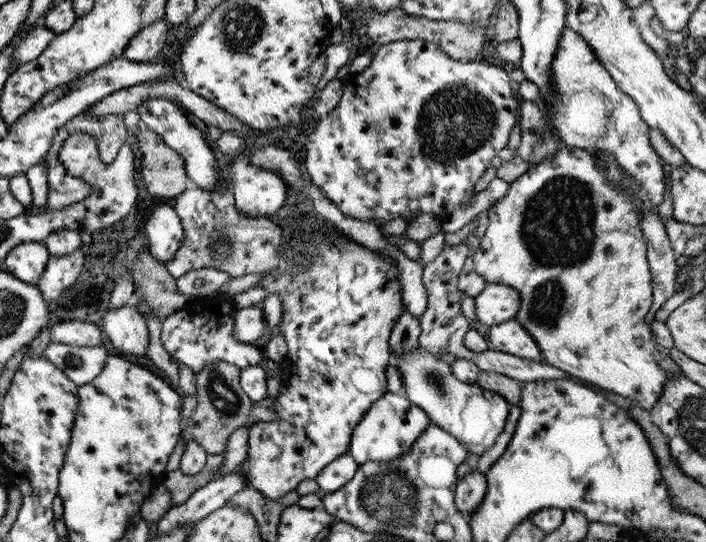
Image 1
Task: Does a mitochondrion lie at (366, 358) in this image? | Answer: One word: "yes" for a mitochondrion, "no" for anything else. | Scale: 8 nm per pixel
no

